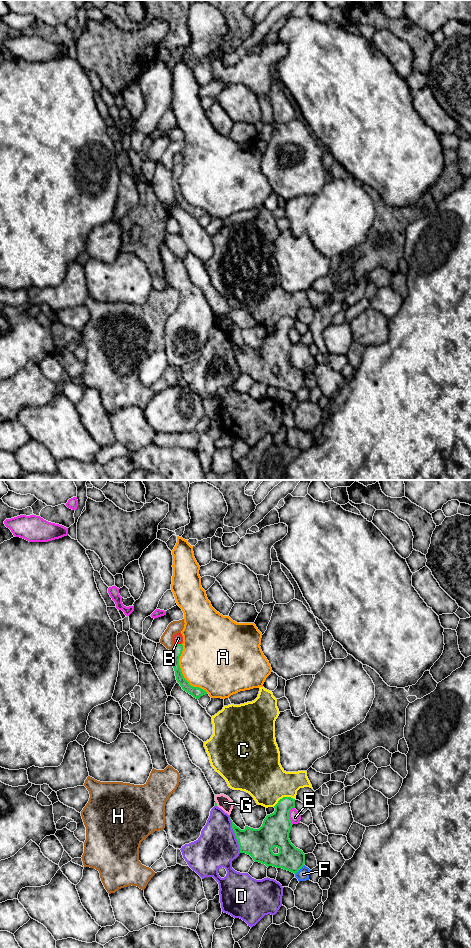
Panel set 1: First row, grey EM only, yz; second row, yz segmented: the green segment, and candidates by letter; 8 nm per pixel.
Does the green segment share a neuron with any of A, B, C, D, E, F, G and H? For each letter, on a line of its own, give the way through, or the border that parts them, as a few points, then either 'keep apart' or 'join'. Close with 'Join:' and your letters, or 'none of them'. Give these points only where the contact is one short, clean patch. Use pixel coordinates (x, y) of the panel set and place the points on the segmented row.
A: keep apart
B: keep apart
C: keep apart
D: keep apart
E: keep apart
F: keep apart
G: along yz (215, 802), (218, 806) | keep apart
H: along yz (174, 644), (171, 649) | keep apart
Join: none of them

